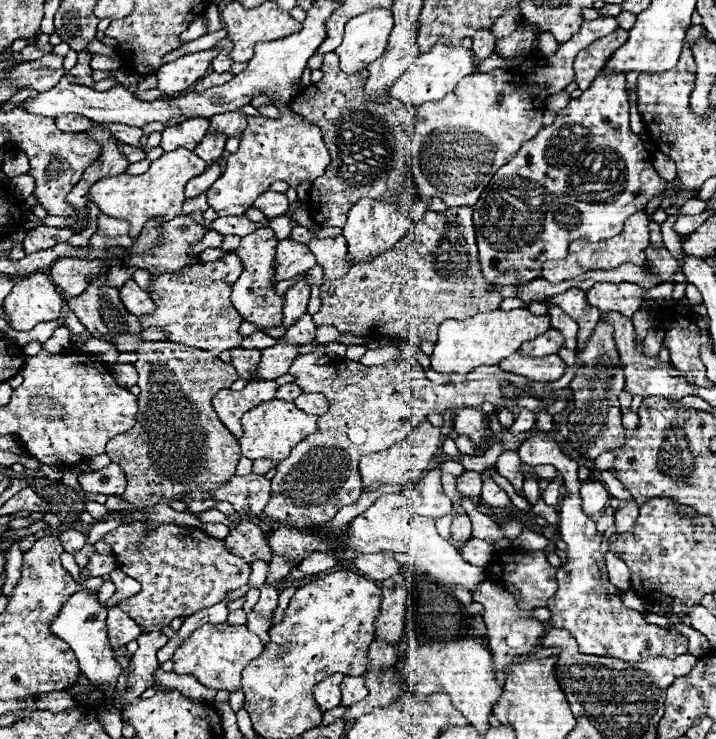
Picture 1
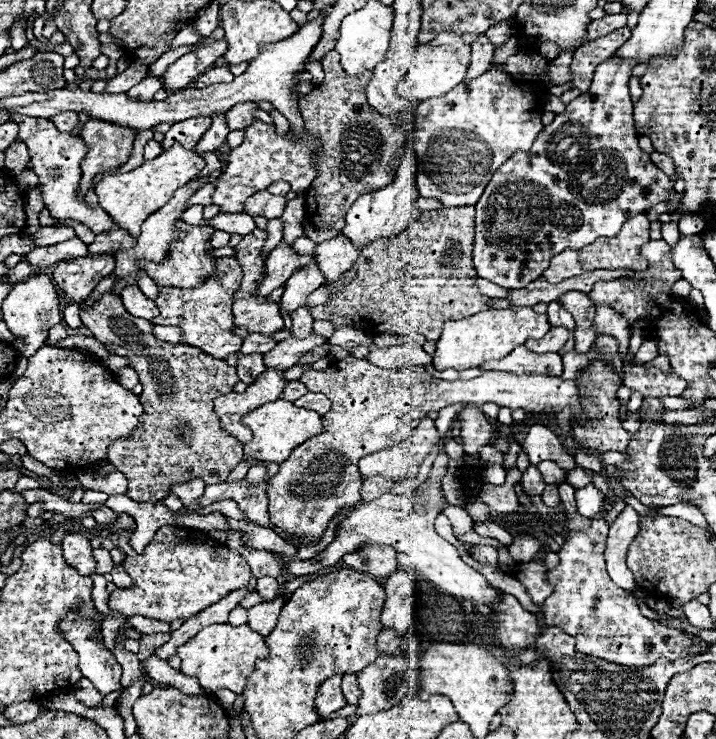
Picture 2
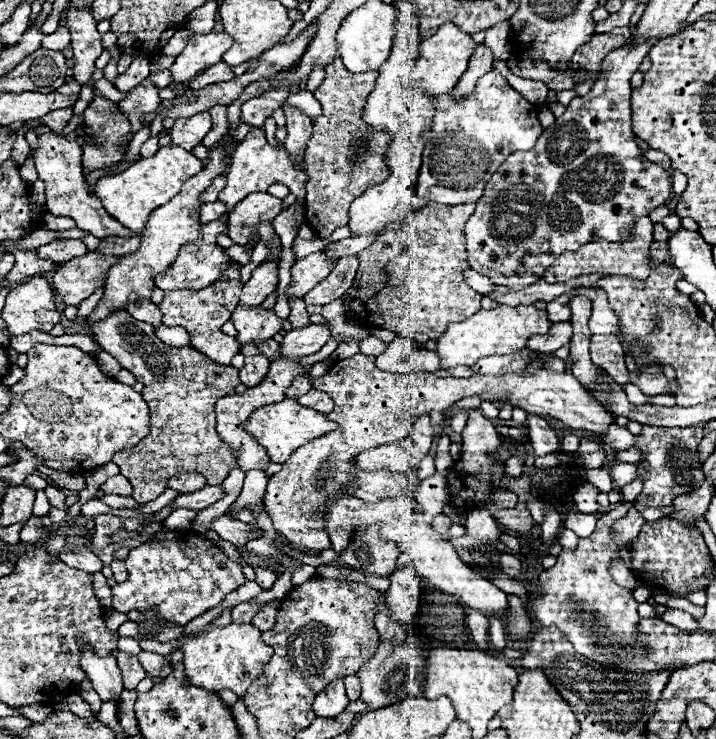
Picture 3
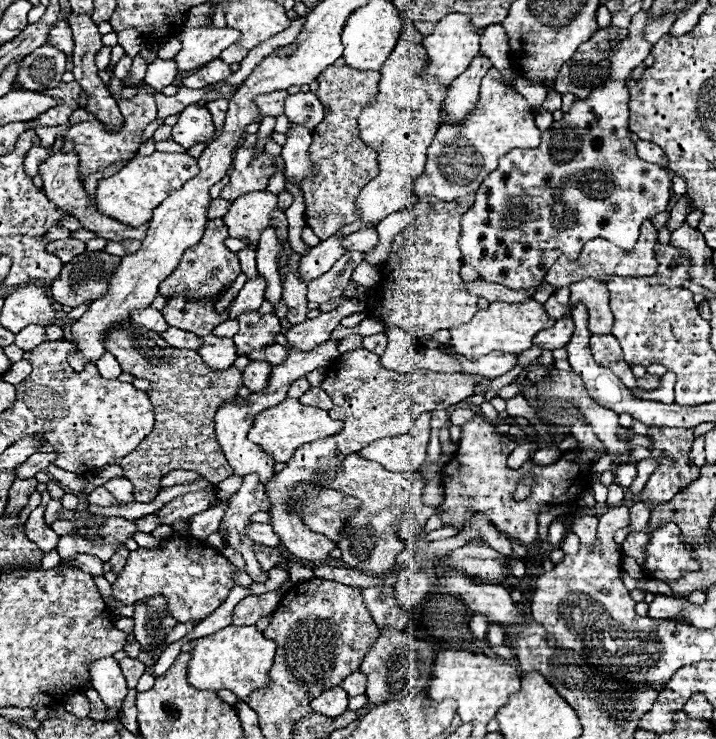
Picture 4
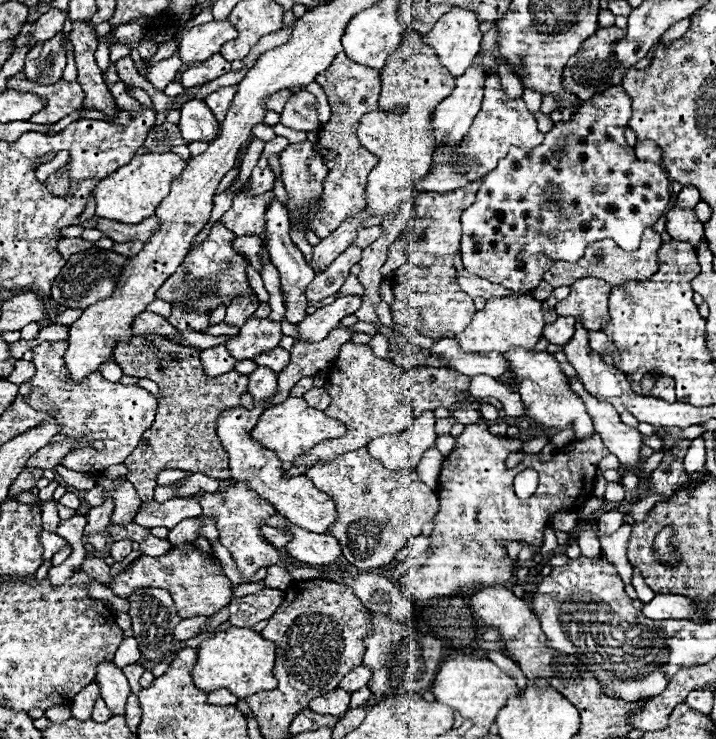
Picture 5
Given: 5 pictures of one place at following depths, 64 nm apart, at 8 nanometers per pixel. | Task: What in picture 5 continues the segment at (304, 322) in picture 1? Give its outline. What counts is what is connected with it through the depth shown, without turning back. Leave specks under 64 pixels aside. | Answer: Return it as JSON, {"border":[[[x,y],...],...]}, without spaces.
{"border":[[[272,200],[268,210],[266,210],[266,238],[268,238],[268,252],[270,252],[270,260],[272,264],[280,270],[280,278],[282,278],[282,292],[284,292],[284,304],[286,304],[286,320],[290,324],[298,324],[306,318],[306,306],[308,300],[304,296],[306,286],[314,280],[314,272],[310,270],[306,258],[302,256],[302,252],[298,248],[292,246],[290,242],[290,220],[288,220],[288,210],[278,202]]]}

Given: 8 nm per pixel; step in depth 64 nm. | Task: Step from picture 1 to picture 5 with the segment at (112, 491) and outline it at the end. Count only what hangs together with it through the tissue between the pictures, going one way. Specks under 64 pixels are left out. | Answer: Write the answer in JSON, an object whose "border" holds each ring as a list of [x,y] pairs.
{"border":[[[118,480],[116,490],[112,492],[114,498],[114,514],[112,514],[112,522],[114,524],[128,524],[132,522],[134,512],[138,510],[138,506],[142,504],[140,498],[136,496],[134,486],[128,480]]]}

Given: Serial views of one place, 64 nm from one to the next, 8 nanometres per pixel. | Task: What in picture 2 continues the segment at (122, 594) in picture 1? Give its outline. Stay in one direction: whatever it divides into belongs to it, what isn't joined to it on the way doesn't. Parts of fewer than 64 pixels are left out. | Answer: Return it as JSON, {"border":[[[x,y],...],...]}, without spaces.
{"border":[[[116,564],[110,574],[112,574],[112,582],[114,582],[118,588],[132,588],[132,578],[124,572],[124,568],[122,568],[120,564]]]}

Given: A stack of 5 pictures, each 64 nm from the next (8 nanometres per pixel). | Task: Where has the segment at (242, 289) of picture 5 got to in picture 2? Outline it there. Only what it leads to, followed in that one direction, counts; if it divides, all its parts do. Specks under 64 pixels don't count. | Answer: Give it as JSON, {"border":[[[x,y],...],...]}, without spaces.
{"border":[[[186,222],[176,224],[178,238],[172,244],[172,250],[168,252],[168,258],[160,266],[152,266],[152,262],[144,262],[144,272],[158,284],[158,286],[182,286],[192,288],[198,286],[200,280],[208,278],[214,272],[214,260],[210,258],[212,248],[208,246],[208,238],[214,232],[210,226],[190,226]]]}

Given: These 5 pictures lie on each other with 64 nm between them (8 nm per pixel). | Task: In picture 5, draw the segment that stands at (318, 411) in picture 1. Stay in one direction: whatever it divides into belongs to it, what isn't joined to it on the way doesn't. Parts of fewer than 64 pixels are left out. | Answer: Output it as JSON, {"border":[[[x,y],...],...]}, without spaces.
{"border":[[[312,388],[302,398],[308,402],[308,406],[312,406],[316,410],[326,410],[330,404],[330,396],[326,394],[324,388]]]}

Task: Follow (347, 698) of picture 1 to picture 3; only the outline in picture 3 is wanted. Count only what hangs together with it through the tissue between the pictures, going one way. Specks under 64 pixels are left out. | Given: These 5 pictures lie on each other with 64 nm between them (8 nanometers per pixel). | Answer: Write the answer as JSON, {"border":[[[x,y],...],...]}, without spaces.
{"border":[[[356,674],[346,676],[344,686],[346,686],[346,694],[348,694],[350,702],[356,702],[360,698],[360,680],[358,680],[358,676]]]}

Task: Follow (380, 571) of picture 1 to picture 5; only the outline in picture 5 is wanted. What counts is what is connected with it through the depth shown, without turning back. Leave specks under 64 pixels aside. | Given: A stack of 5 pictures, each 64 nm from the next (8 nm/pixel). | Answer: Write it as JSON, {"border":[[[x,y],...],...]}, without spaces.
{"border":[[[368,448],[340,454],[328,464],[318,464],[310,468],[306,476],[314,482],[314,486],[334,496],[334,502],[338,506],[338,518],[332,526],[332,536],[340,542],[344,558],[358,570],[388,566],[396,558],[396,554],[408,544],[408,540],[420,534],[422,524],[430,522],[438,512],[438,496],[420,480],[416,468],[408,468],[402,472],[386,470],[380,462],[368,456]]]}

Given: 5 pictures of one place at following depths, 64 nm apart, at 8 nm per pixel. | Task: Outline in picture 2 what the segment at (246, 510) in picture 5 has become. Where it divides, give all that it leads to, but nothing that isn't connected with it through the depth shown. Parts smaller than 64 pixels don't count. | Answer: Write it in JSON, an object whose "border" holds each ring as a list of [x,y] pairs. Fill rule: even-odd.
{"border":[[[258,462],[256,466],[250,466],[246,478],[248,478],[250,482],[254,482],[254,484],[266,480],[266,466],[268,466],[268,462]],[[264,576],[258,580],[258,594],[264,598],[264,602],[272,602],[278,598],[278,582],[270,576]]]}

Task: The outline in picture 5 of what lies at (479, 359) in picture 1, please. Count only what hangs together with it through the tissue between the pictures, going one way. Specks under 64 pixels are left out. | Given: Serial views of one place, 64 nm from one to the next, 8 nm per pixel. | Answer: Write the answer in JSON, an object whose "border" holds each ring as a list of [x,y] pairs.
{"border":[[[530,294],[514,296],[514,298],[492,298],[486,302],[484,310],[478,310],[472,322],[456,334],[458,346],[464,352],[472,354],[488,354],[488,352],[508,352],[512,348],[532,350],[534,344],[540,340],[544,326],[552,324],[558,318],[554,310],[544,310],[542,302],[534,300]]]}

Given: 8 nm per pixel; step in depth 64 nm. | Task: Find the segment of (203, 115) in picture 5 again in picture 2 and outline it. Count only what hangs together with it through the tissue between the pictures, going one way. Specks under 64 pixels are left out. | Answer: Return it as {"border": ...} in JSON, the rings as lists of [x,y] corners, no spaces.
{"border":[[[198,116],[198,118],[188,118],[184,122],[176,122],[170,126],[170,130],[164,134],[162,148],[168,150],[172,144],[182,144],[186,150],[194,150],[202,134],[210,128],[212,118],[208,116]]]}

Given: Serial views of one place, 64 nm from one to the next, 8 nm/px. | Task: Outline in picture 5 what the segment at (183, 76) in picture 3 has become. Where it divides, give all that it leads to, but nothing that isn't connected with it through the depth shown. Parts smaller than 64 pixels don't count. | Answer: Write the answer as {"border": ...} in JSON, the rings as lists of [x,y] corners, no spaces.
{"border":[[[228,20],[208,22],[208,24],[188,28],[182,32],[182,40],[180,40],[180,60],[186,66],[204,62],[212,54],[218,54],[224,42],[232,42],[236,38],[238,32]]]}

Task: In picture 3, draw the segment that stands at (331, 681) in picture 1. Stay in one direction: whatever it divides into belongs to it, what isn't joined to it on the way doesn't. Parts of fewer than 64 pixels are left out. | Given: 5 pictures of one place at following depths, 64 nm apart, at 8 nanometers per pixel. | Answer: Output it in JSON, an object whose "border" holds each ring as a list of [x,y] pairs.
{"border":[[[342,678],[332,680],[314,700],[314,712],[320,718],[334,718],[336,714],[344,712],[344,708],[350,704],[350,700],[346,698],[344,692],[344,684]]]}

